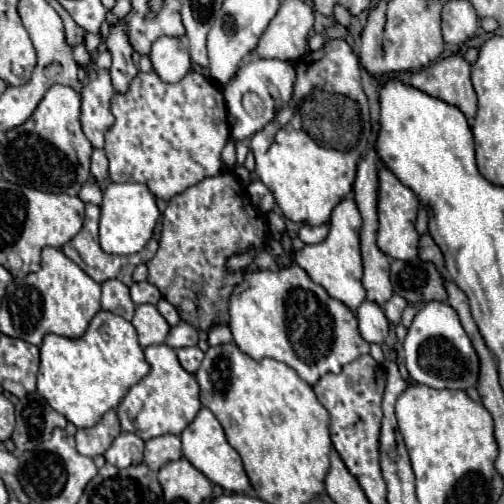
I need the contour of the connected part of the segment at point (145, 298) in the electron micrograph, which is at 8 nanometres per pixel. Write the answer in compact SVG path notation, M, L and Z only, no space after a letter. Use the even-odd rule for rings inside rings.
M138 282L130 286L130 294L134 304L158 304L158 300L162 298L160 290L156 286L152 286L150 282Z

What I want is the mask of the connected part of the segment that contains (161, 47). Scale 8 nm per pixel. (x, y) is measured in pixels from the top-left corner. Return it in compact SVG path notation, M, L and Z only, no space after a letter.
M162 36L154 42L150 60L154 64L154 72L164 80L164 82L178 82L184 78L184 74L190 72L190 54L182 46L178 38Z

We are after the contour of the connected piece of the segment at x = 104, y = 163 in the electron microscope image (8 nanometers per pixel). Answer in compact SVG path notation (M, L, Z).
M94 150L92 154L92 176L96 180L102 180L102 178L108 178L108 158L104 154L104 150Z

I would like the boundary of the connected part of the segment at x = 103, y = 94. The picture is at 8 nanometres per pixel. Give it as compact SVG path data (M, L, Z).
M98 70L98 78L82 88L82 130L94 148L104 148L104 134L112 128L112 100L114 88L108 70Z

